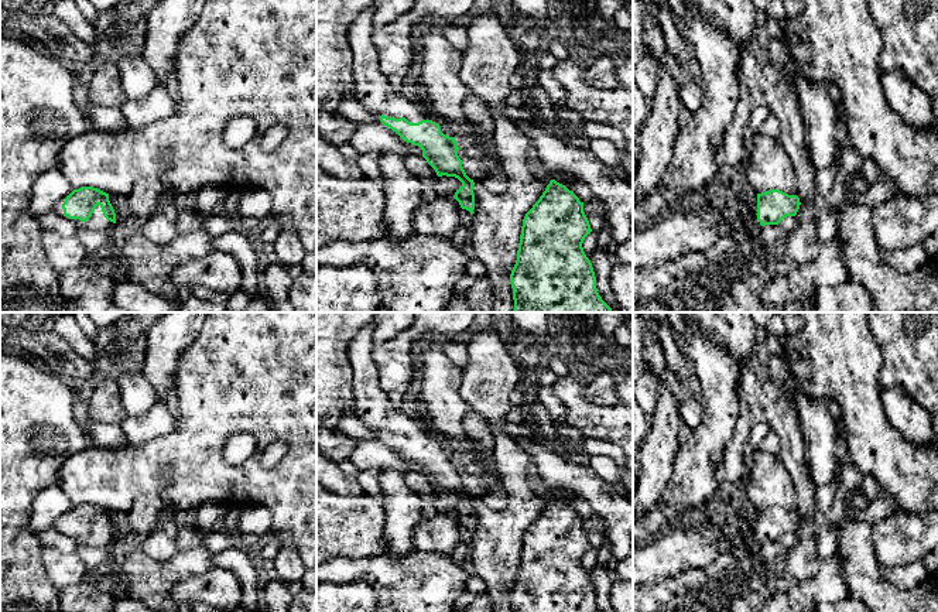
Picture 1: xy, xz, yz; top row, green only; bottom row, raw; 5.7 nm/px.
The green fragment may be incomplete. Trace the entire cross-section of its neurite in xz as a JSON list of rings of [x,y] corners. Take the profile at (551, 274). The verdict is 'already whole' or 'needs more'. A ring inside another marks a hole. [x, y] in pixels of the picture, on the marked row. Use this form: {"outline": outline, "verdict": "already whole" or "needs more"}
{"outline": [[[551,180],[523,219],[517,260],[510,274],[514,312],[612,312],[598,293],[592,263],[582,247],[590,232],[583,202]]], "verdict": "already whole"}

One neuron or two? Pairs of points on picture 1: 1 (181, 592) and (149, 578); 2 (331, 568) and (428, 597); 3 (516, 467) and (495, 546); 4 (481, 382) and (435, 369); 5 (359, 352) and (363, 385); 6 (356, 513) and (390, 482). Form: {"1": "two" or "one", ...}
{"1": "two", "2": "one", "3": "one", "4": "two", "5": "one", "6": "two"}

